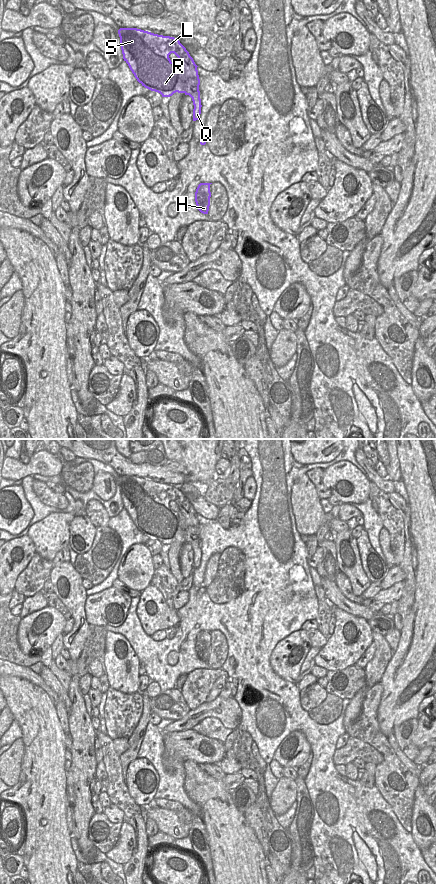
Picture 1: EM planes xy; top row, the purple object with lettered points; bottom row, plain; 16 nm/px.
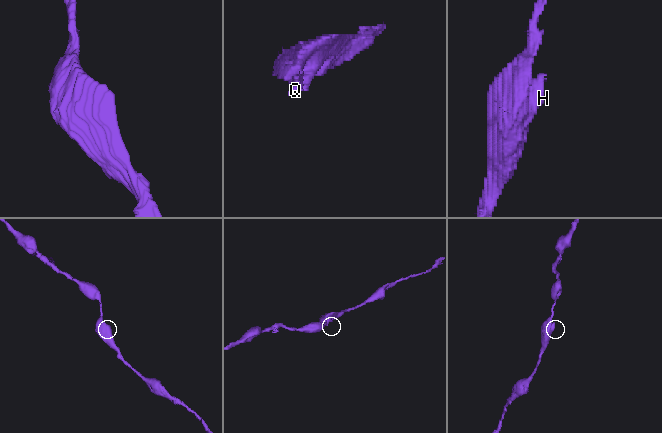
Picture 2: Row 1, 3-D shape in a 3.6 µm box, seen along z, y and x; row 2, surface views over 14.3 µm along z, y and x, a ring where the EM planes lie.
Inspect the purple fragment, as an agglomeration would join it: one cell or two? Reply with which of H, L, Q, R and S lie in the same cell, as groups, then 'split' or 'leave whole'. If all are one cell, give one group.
H L Q R S; leave whole

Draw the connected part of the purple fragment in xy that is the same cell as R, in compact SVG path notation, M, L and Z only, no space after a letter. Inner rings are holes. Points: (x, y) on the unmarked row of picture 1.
M120 476L118 482L123 507L128 512L137 529L145 536L160 541L162 545L170 545L176 540L189 543L194 553L193 569L198 568L202 555L198 514L178 486L158 483L137 476ZM171 501L178 505L178 512L174 512L170 508L169 503Z

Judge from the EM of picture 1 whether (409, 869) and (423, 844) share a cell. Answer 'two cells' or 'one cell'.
two cells

